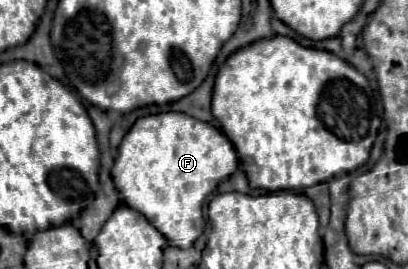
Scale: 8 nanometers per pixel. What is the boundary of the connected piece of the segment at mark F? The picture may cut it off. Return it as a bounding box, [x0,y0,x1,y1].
[112,111,238,249]

